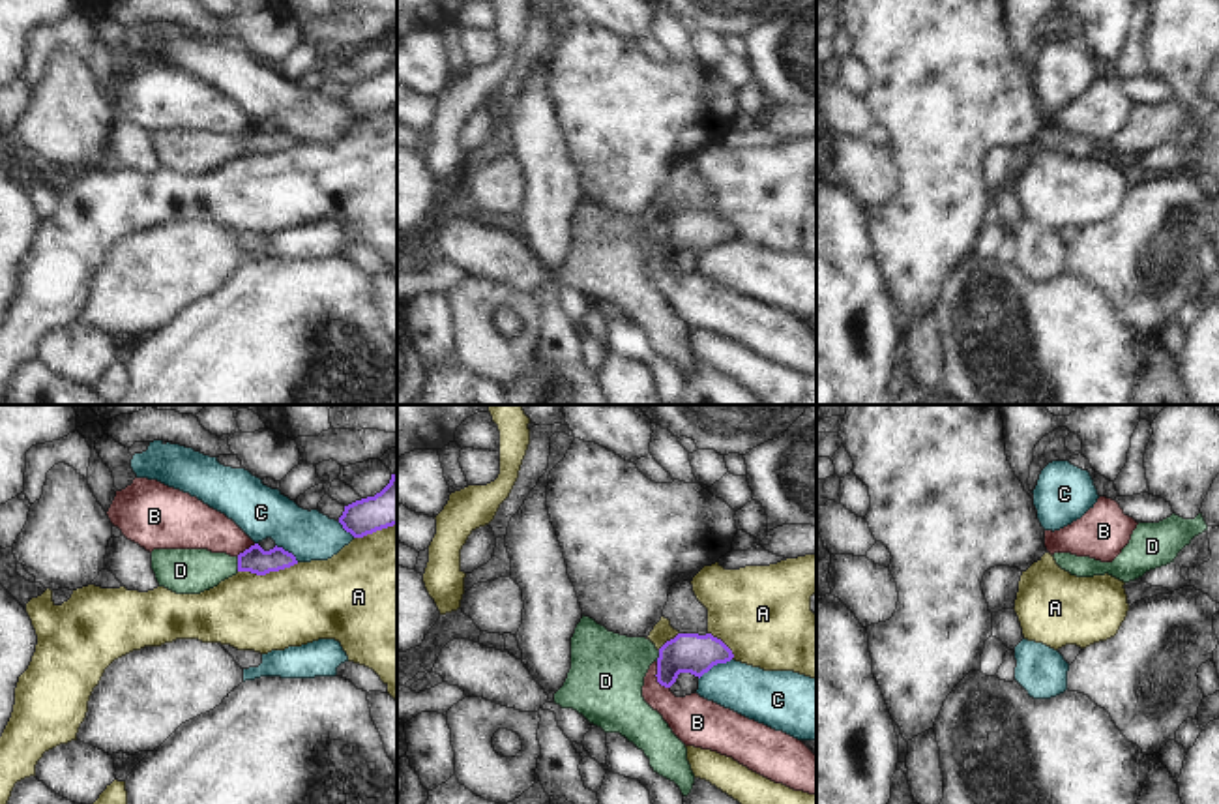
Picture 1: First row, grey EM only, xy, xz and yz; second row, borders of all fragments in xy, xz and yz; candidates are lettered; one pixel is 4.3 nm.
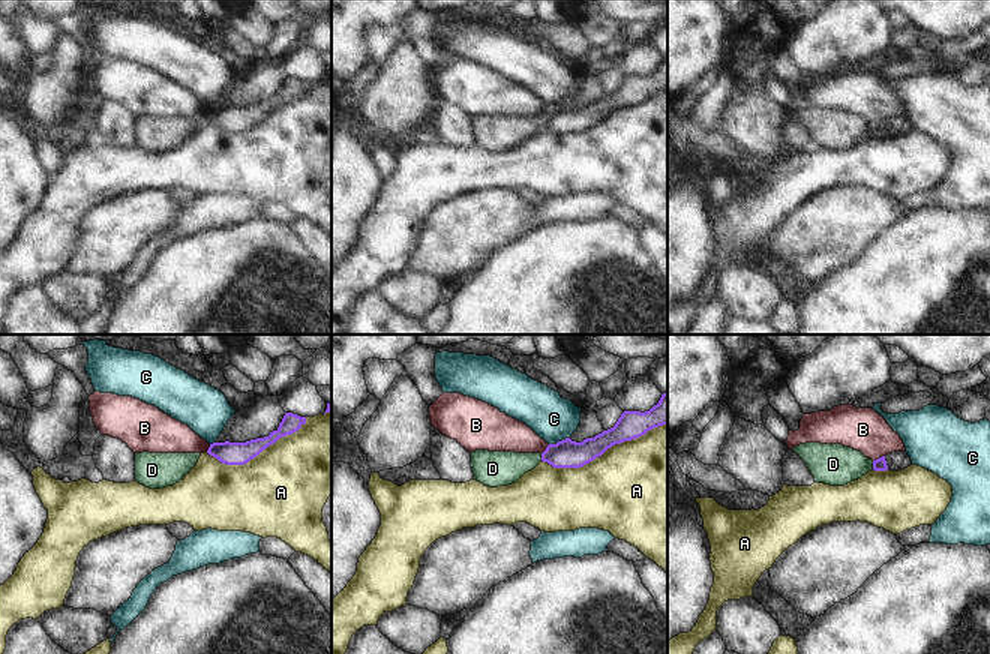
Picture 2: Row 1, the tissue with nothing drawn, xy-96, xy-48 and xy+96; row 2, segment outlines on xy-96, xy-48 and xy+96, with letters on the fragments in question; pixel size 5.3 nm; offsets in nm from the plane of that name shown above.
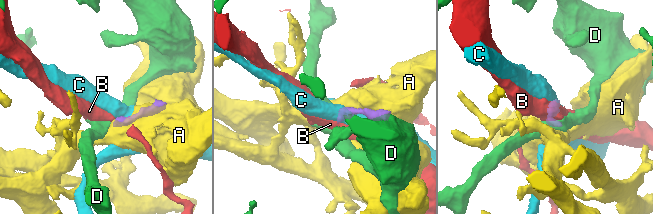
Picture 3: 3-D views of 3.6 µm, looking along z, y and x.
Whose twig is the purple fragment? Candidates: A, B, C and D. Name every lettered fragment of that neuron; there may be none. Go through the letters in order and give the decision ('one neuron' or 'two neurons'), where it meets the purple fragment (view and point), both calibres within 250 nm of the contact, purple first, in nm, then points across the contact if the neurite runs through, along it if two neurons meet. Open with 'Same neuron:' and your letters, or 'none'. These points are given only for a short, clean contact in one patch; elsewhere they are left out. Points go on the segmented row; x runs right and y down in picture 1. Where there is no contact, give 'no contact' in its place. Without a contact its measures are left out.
Same neuron: D
A: two neurons; meets purple in xy at (268, 572); 110 nm thick on the purple side, 340 nm on the other
B: two neurons; meets purple in xz at (656, 675); 180 nm thick on the purple side, 200 nm on the other; border along xz (656, 662), (656, 679), (669, 688)
C: two neurons; meets purple in xz at (714, 664); 180 nm thick on the purple side, 220 nm on the other
D: one neuron; meets purple in xy at (238, 565); 110 nm thick on the purple side, 190 nm on the other; runs through xy (255, 559), (238, 565), (180, 570)

